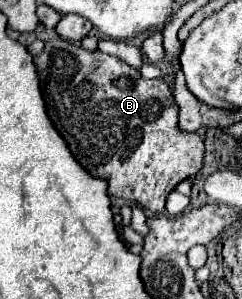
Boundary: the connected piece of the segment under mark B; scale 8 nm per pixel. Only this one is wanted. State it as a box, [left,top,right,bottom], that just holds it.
[33,39,203,215]

